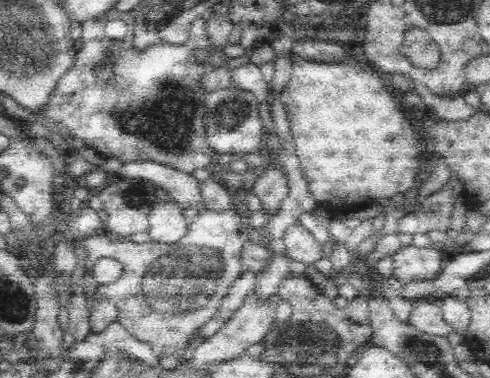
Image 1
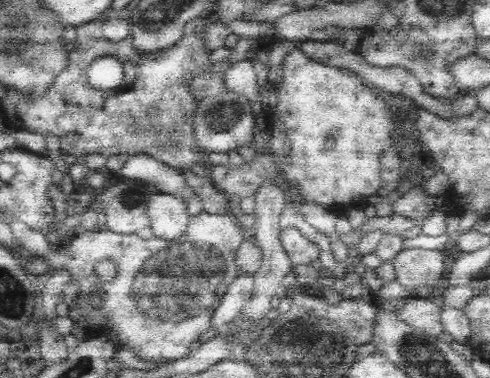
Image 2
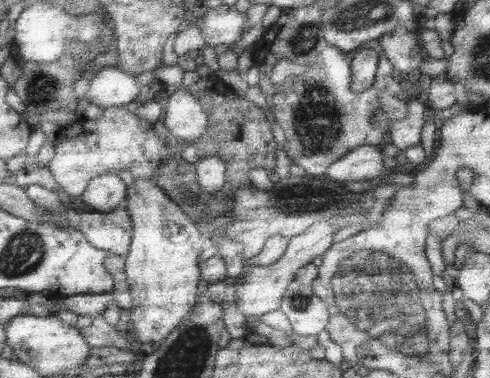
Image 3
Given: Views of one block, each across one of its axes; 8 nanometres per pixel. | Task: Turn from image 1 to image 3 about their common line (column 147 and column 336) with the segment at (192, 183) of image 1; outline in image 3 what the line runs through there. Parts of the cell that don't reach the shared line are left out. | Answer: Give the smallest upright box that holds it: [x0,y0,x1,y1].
[325,144,387,182]

